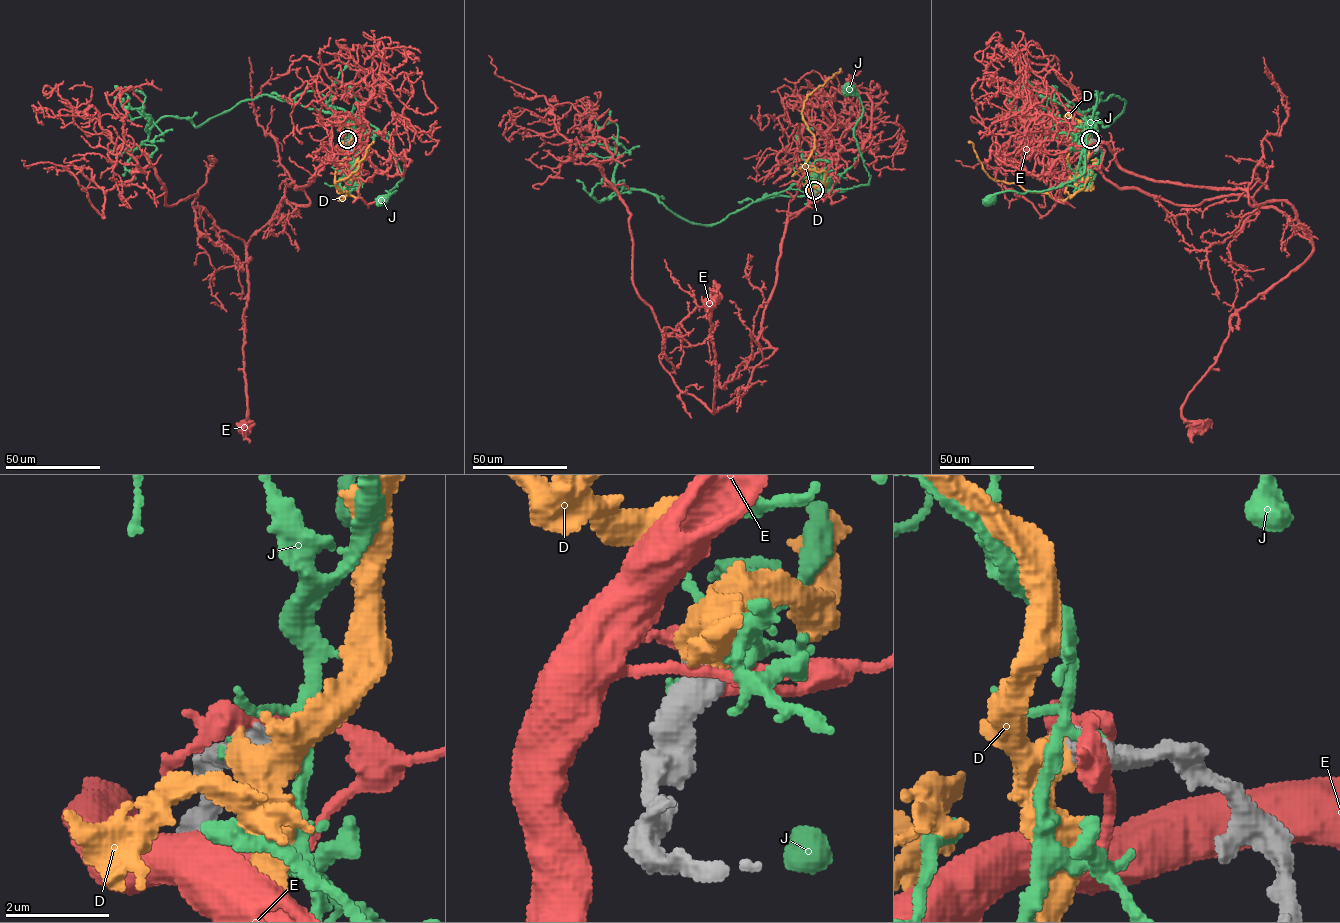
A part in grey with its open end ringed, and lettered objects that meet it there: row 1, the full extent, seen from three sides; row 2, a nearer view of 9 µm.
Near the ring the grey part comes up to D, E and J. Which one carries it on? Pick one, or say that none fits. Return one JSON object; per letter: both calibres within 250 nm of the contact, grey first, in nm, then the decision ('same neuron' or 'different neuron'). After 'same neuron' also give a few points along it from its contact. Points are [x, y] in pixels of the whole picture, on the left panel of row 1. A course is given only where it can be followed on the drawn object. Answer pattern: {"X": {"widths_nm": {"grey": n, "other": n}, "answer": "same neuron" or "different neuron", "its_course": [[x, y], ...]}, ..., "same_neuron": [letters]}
{"D": {"widths_nm": {"grey": 550, "other": 500}, "answer": "same neuron", "its_course": [[347, 140], [357, 159], [351, 175], [358, 196], [339, 200], [348, 192], [335, 183], [357, 170], [373, 142]]}, "E": {"widths_nm": {"grey": 550, "other": 320}, "answer": "different neuron"}, "J": {"widths_nm": {"grey": 600, "other": 170}, "answer": "different neuron"}, "same_neuron": ["D"]}

